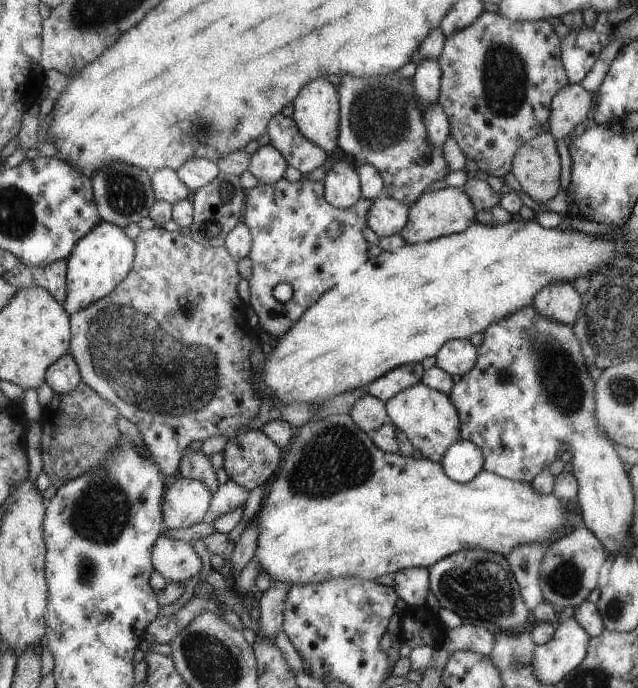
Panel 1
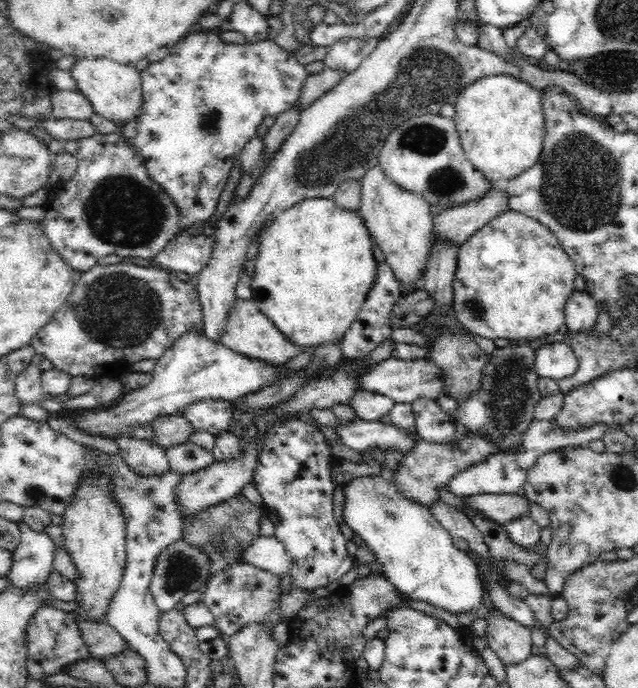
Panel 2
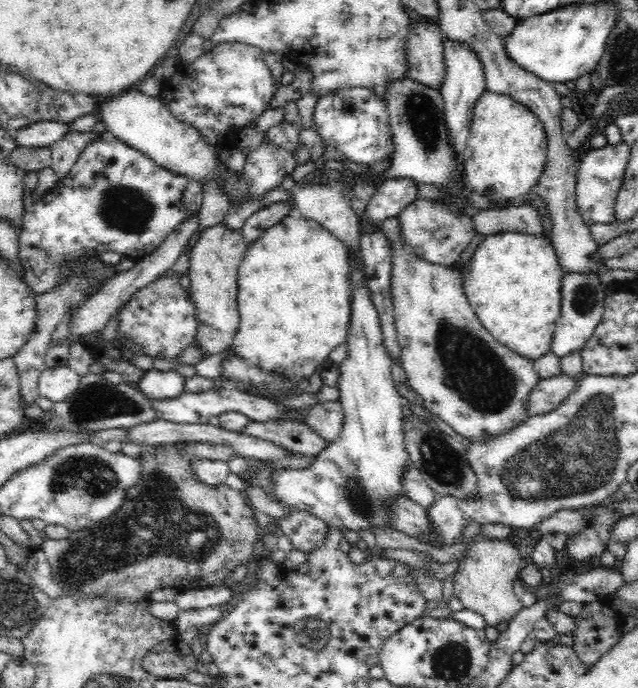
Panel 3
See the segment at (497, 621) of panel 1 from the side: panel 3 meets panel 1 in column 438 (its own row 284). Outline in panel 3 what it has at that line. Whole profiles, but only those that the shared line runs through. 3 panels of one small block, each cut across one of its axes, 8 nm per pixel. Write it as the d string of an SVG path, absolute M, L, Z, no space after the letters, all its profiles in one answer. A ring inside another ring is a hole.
M562 268L560 284L560 316L551 340L551 354L560 358L581 350L600 324L605 311L605 300L610 294L600 280L601 272L565 272Z

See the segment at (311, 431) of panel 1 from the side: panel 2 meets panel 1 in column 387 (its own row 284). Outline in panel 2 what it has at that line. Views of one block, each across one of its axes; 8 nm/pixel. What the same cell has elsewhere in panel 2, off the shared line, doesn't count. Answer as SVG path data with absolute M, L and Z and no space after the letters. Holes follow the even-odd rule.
M510 209L459 246L453 309L466 330L499 344L546 338L564 326L564 304L577 274L574 261L549 228Z

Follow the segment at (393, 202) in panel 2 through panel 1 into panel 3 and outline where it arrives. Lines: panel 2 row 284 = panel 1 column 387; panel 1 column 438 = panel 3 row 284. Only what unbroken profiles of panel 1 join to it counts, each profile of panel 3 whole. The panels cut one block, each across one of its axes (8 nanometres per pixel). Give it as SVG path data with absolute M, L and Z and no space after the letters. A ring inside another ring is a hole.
M398 217L386 218L382 222L381 231L389 241L392 254L391 295L396 342L400 347L399 361L408 384L424 401L423 407L431 415L450 425L455 433L471 442L487 441L496 435L512 432L530 418L527 416L527 404L530 402L530 394L541 380L534 361L500 344L483 327L466 298L458 266L446 267L420 259L414 255L414 251L400 243L398 230Z

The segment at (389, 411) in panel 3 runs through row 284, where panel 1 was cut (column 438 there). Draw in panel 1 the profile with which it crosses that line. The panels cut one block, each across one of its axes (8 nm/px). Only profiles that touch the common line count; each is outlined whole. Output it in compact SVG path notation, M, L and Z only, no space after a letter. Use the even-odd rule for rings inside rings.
M451 339L434 354L435 367L451 376L463 376L474 368L477 348L467 339Z

